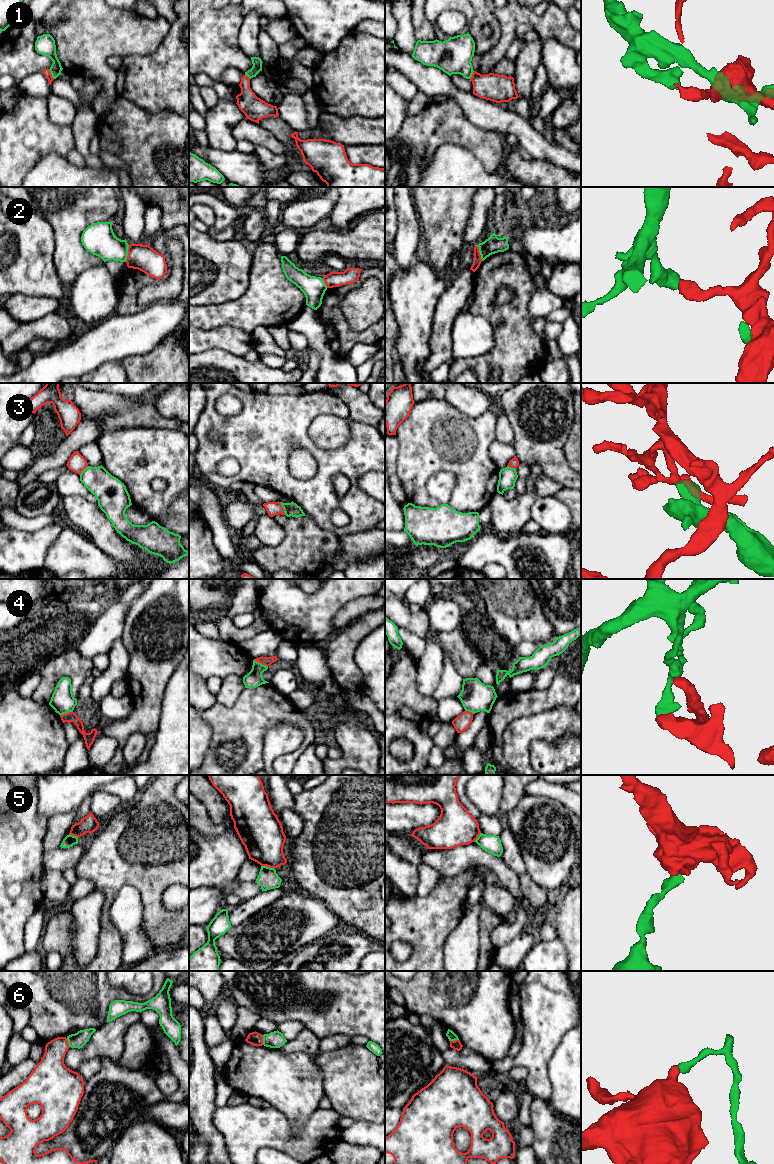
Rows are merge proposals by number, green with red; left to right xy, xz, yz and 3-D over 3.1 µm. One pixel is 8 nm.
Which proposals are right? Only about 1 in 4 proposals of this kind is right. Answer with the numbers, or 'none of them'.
none of them

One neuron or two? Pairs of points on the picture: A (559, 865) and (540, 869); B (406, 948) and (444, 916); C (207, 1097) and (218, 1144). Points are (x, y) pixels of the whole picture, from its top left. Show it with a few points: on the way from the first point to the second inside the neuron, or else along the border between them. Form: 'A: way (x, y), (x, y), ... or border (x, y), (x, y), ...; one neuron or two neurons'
A: way (554, 865), (545, 865); one neuron
B: border (395, 940), (411, 946), (411, 954), (405, 960); two neurons
C: way (206, 1109), (207, 1132); one neuron

